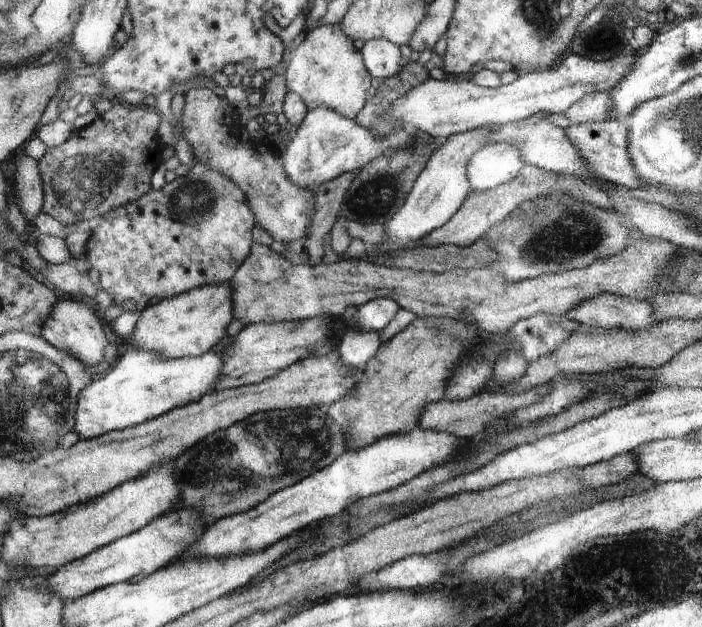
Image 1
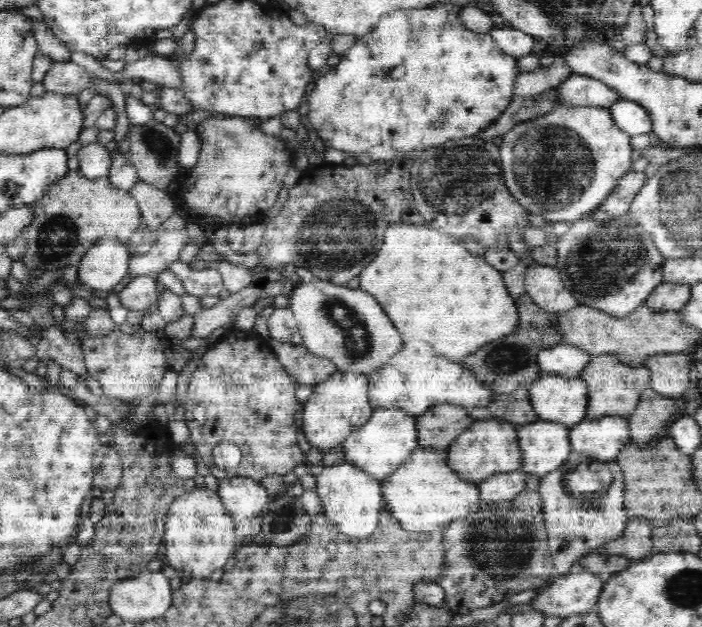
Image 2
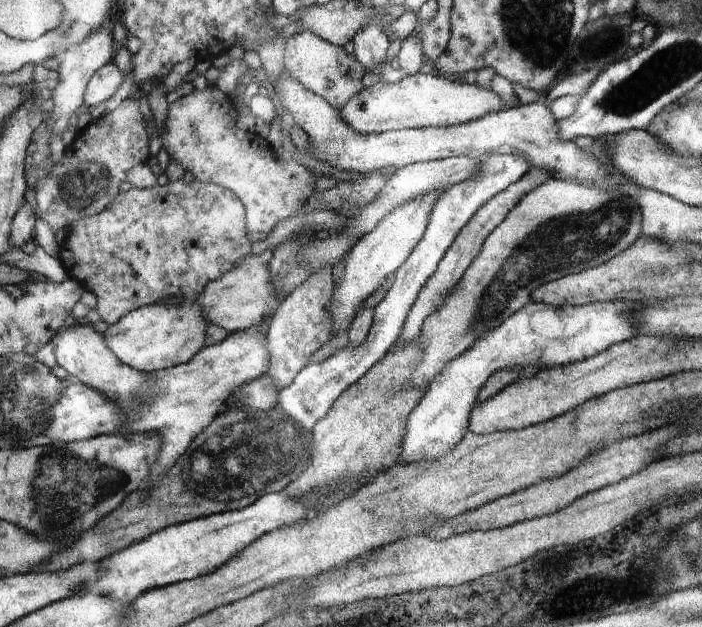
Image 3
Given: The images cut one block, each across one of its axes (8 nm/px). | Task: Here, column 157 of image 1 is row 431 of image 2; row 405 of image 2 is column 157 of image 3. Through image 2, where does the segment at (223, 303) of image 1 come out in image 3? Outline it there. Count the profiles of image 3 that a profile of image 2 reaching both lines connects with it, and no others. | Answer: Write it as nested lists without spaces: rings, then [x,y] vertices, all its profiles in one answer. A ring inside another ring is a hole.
[[[194,302],[180,305],[148,305],[134,309],[116,324],[110,325],[103,338],[116,358],[144,372],[174,369],[190,362],[192,356],[202,348],[204,330],[203,307]]]

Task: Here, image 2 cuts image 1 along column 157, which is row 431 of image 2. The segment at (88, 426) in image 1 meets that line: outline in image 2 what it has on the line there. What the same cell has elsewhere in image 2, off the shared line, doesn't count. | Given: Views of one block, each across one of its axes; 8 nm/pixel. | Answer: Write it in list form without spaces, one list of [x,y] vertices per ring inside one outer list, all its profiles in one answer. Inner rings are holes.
[[[396,407],[375,409],[366,424],[352,432],[340,446],[343,462],[365,469],[376,480],[387,479],[419,447],[417,417]]]

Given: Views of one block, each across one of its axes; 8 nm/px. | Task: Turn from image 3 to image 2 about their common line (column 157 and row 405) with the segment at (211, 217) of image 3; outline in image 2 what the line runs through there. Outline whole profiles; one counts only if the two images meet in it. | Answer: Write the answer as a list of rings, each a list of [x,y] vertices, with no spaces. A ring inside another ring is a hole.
[[[220,339],[220,342],[216,342],[206,351],[203,358],[199,362],[199,367],[194,370],[194,373],[192,373],[192,376],[190,377],[182,417],[190,430],[190,440],[193,441],[197,448],[195,458],[200,457],[200,462],[202,462],[202,464],[206,464],[206,466],[209,466],[211,474],[219,480],[226,477],[225,470],[218,468],[213,459],[214,447],[220,443],[232,442],[240,447],[242,462],[240,462],[240,466],[237,468],[237,475],[250,477],[258,482],[260,482],[260,480],[262,480],[268,473],[276,473],[283,476],[291,470],[296,471],[297,465],[304,462],[302,450],[298,447],[298,424],[296,424],[296,414],[302,411],[303,405],[298,401],[298,399],[296,399],[296,389],[299,384],[297,383],[297,380],[290,375],[290,373],[286,372],[273,351],[254,352],[254,350],[256,350],[256,348],[252,348],[252,352],[236,352],[236,350],[234,350],[234,346],[232,346],[230,342]]]

